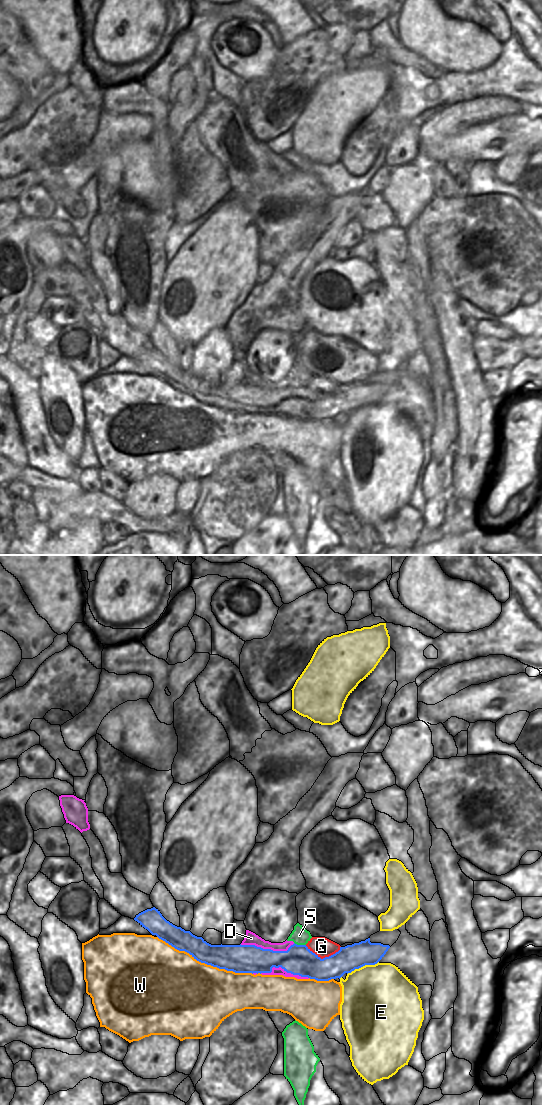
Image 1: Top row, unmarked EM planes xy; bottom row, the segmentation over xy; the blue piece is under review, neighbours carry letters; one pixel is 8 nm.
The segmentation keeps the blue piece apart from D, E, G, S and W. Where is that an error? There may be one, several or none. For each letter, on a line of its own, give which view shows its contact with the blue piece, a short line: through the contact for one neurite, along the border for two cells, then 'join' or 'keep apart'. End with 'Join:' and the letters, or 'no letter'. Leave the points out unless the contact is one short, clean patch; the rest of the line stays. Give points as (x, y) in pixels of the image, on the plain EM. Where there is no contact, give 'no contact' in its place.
D: contact in xy; keep apart
E: contact in xy; keep apart
G: contact in xy; keep apart
S: contact in xy; keep apart
W: contact in xy; keep apart
Join: no letter

